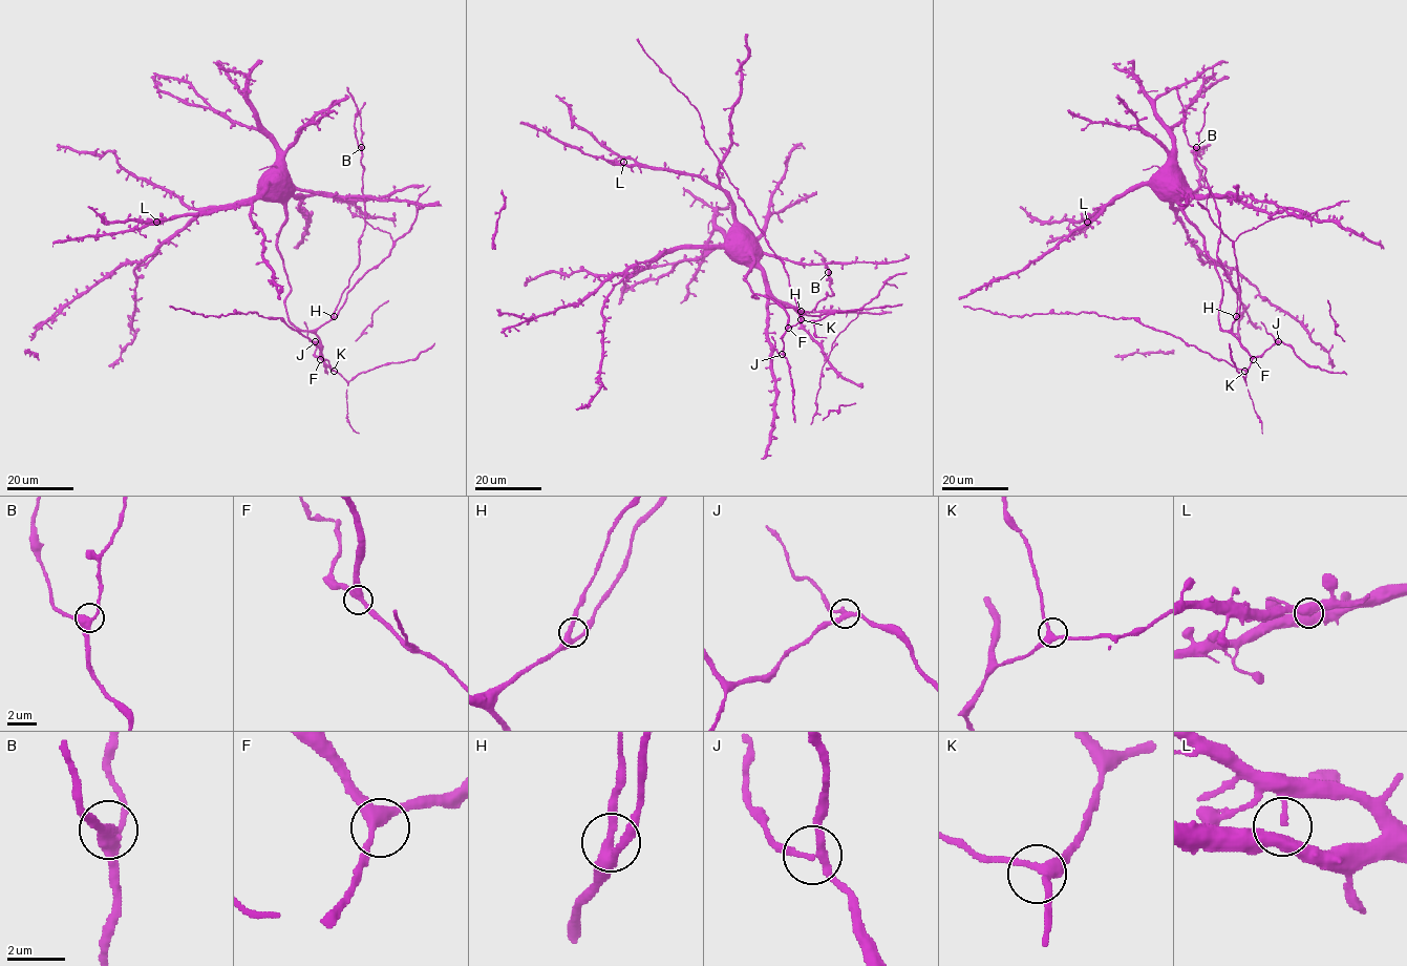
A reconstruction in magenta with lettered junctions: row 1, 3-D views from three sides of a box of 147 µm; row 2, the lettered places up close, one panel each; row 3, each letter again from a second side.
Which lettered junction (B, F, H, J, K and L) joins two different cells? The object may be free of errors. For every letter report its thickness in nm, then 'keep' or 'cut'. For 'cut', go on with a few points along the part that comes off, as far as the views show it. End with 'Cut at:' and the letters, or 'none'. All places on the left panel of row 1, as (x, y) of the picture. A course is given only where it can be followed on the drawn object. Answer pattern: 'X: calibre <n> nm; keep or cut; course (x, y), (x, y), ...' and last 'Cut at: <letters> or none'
B: calibre 380 nm; keep
F: calibre 360 nm; keep
H: calibre 320 nm; keep
J: calibre 240 nm; cut; course (315, 341), (310, 341), (303, 321)
K: calibre 320 nm; keep
L: calibre 220 nm; keep
Cut at: J

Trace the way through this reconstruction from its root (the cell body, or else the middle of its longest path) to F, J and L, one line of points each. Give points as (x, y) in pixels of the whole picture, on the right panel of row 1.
F: (1163, 182), (1159, 191), (1178, 205), (1202, 237), (1203, 250), (1214, 264), (1222, 286), (1219, 327), (1253, 359)
J: (1163, 182), (1159, 191), (1202, 237), (1203, 250), (1214, 264), (1222, 286), (1219, 327), (1252, 357), (1278, 341)
L: (1163, 182), (1130, 187), (1087, 222)

